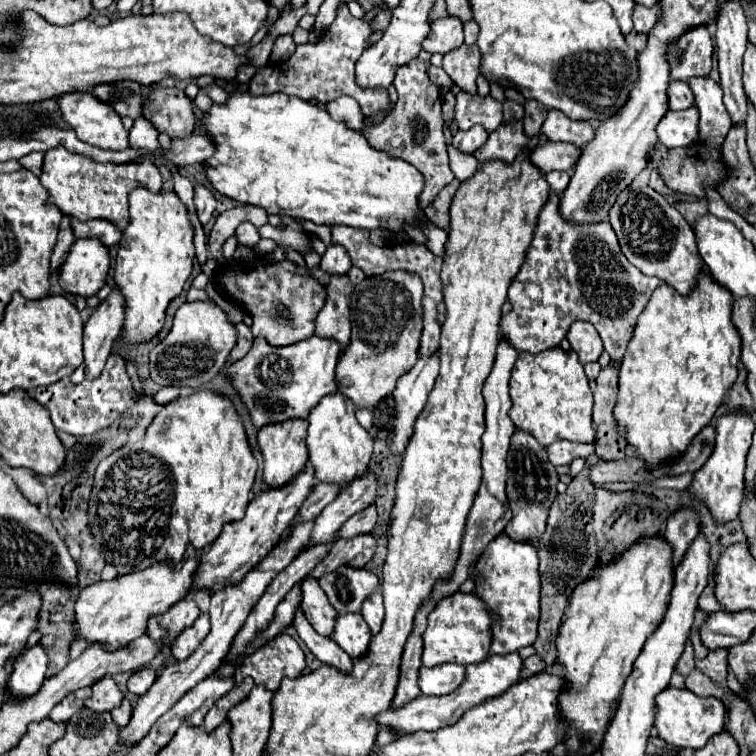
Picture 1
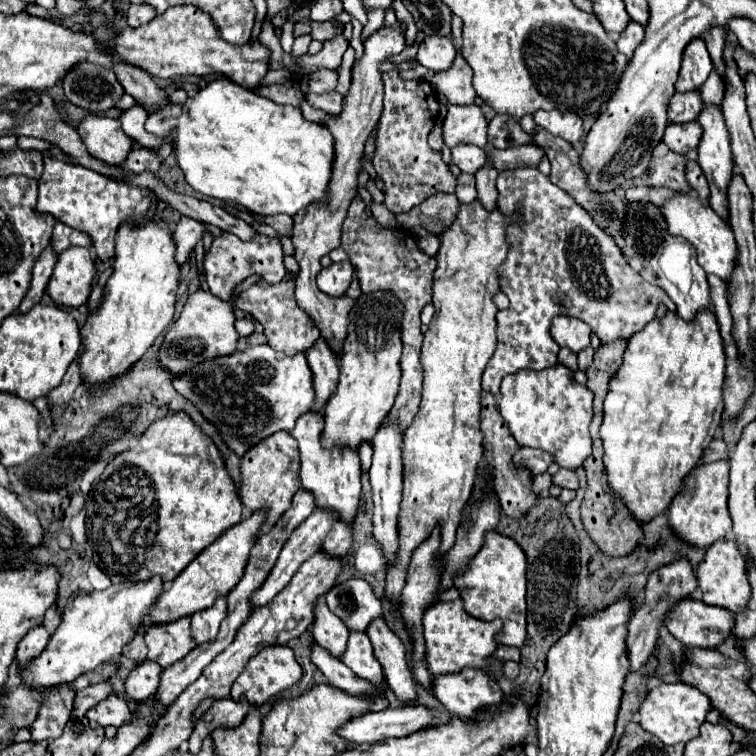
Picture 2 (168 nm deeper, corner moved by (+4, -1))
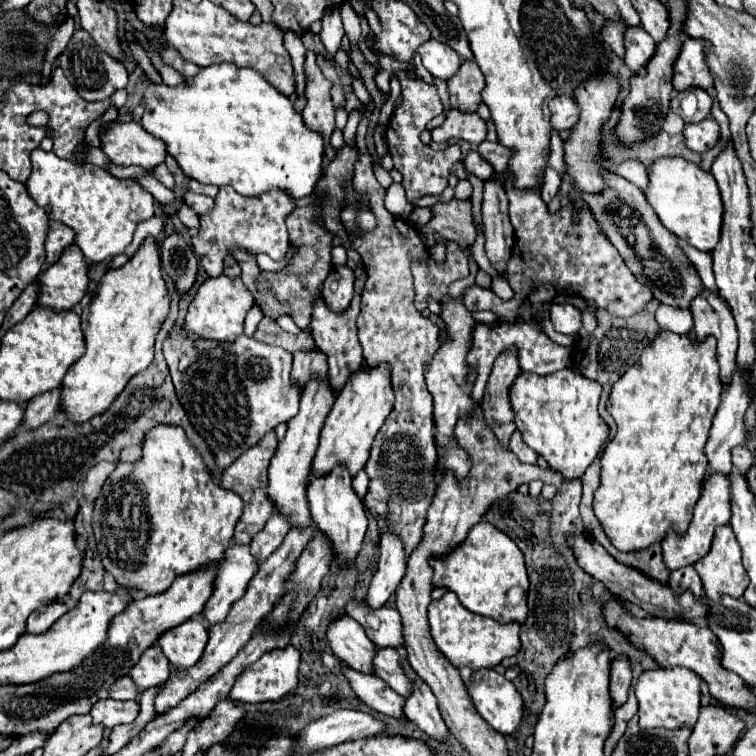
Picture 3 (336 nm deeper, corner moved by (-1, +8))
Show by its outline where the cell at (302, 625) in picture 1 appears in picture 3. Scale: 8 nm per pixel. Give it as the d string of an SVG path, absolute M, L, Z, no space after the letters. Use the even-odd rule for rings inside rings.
M347 665L341 667L343 675L349 679L351 689L357 693L357 697L371 709L387 715L387 717L395 717L395 719L405 719L403 713L403 703L405 697L397 695L389 685L385 685L385 681L377 675L363 675L361 671L355 671Z

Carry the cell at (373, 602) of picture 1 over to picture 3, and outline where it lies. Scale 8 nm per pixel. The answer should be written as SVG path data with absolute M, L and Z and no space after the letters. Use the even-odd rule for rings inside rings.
M397 647L397 653L399 653L401 667L403 667L405 675L409 679L413 679L413 695L409 695L409 699L405 699L405 707L403 707L405 715L411 721L415 721L419 725L419 729L425 731L429 737L443 741L449 731L447 731L447 725L445 725L445 721L443 721L443 717L439 713L435 695L431 693L429 685L419 675L415 675L411 665L407 663L405 647Z

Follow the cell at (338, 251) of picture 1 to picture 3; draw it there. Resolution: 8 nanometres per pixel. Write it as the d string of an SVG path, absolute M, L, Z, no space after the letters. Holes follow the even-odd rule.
M335 265L327 275L321 293L333 311L343 311L353 299L355 275L349 265Z

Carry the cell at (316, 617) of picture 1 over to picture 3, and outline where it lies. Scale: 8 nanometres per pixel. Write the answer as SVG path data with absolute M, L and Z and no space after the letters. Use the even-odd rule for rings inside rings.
M339 615L333 619L327 625L327 641L345 665L363 673L373 673L371 661L375 657L375 645L353 617Z

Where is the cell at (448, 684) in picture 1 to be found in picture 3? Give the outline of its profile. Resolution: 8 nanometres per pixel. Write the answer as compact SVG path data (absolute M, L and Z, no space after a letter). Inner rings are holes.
M481 669L481 671L473 671L473 683L469 683L467 693L477 709L477 713L499 733L509 735L517 729L521 715L523 715L523 699L519 695L519 691L515 689L515 685L505 679L505 675L497 673L495 669Z

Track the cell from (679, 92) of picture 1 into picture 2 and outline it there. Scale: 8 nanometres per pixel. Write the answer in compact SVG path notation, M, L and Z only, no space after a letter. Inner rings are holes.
M676 92L668 104L668 118L674 124L692 122L698 118L702 108L704 108L704 104L700 98L700 92L684 92L684 94Z

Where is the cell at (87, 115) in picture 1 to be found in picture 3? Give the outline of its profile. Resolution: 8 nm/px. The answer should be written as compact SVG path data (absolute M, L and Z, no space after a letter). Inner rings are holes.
M111 121L107 127L99 129L99 139L103 153L121 167L141 165L151 169L165 161L165 143L149 135L137 121Z

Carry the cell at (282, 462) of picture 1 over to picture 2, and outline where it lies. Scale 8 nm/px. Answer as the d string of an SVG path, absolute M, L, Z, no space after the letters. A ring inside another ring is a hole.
M278 432L276 436L270 436L268 440L264 440L264 444L256 444L256 448L252 448L252 452L244 454L242 464L240 464L242 480L238 486L238 496L250 512L256 512L256 510L268 512L258 534L266 534L276 524L276 520L288 508L292 496L300 490L298 470L300 470L298 444L296 444L296 440L292 440L290 432Z

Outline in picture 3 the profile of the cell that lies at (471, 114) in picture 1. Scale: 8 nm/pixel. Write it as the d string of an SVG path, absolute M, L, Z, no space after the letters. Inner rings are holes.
M449 109L443 125L431 131L435 143L447 143L449 139L465 139L473 147L485 141L487 125L477 113L461 113L457 109Z

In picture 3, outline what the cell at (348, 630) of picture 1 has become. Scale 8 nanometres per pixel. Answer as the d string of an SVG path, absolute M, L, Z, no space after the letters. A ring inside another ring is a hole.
M377 647L377 655L373 659L373 671L399 695L407 697L411 693L411 681L405 677L403 669L399 667L399 659L397 659L395 649Z

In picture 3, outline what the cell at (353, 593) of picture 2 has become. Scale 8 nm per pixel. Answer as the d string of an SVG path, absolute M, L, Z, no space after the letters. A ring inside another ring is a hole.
M351 599L345 607L347 615L353 617L369 635L369 639L379 647L399 647L403 645L401 617L397 609L379 607L371 609L365 601Z

